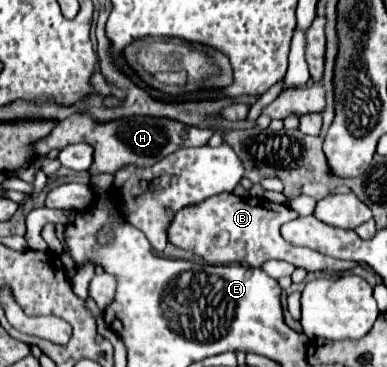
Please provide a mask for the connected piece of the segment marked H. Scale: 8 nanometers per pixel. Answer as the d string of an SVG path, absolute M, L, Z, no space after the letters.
M76 111L68 119L60 121L54 131L34 147L36 155L44 155L50 149L64 149L68 143L88 143L94 147L94 161L88 169L90 175L98 173L116 173L126 165L134 167L152 167L176 149L182 147L202 147L212 137L212 129L192 127L168 117L150 117L150 115L132 115L114 121L100 123L86 111Z

